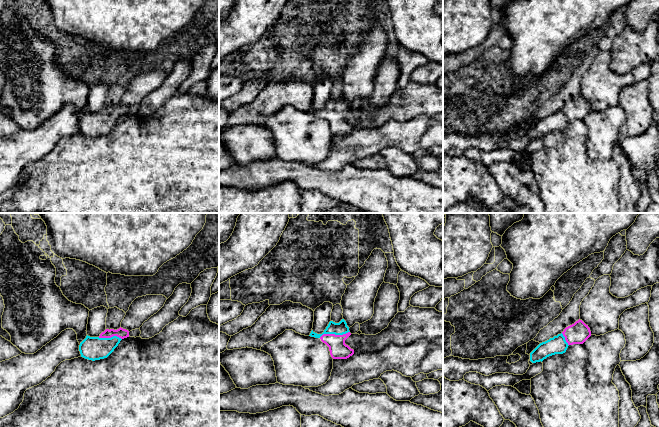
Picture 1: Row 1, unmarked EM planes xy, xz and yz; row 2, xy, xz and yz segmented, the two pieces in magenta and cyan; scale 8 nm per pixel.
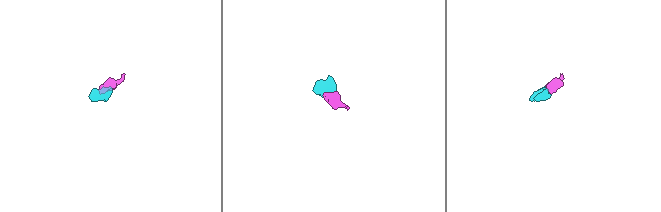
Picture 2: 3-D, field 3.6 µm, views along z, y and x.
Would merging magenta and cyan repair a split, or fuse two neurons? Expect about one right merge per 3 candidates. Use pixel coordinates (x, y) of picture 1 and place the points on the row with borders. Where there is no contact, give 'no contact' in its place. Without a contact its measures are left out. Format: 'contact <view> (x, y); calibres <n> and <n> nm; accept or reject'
contact xz (334, 334); calibres 150 and 100 nm; accept

